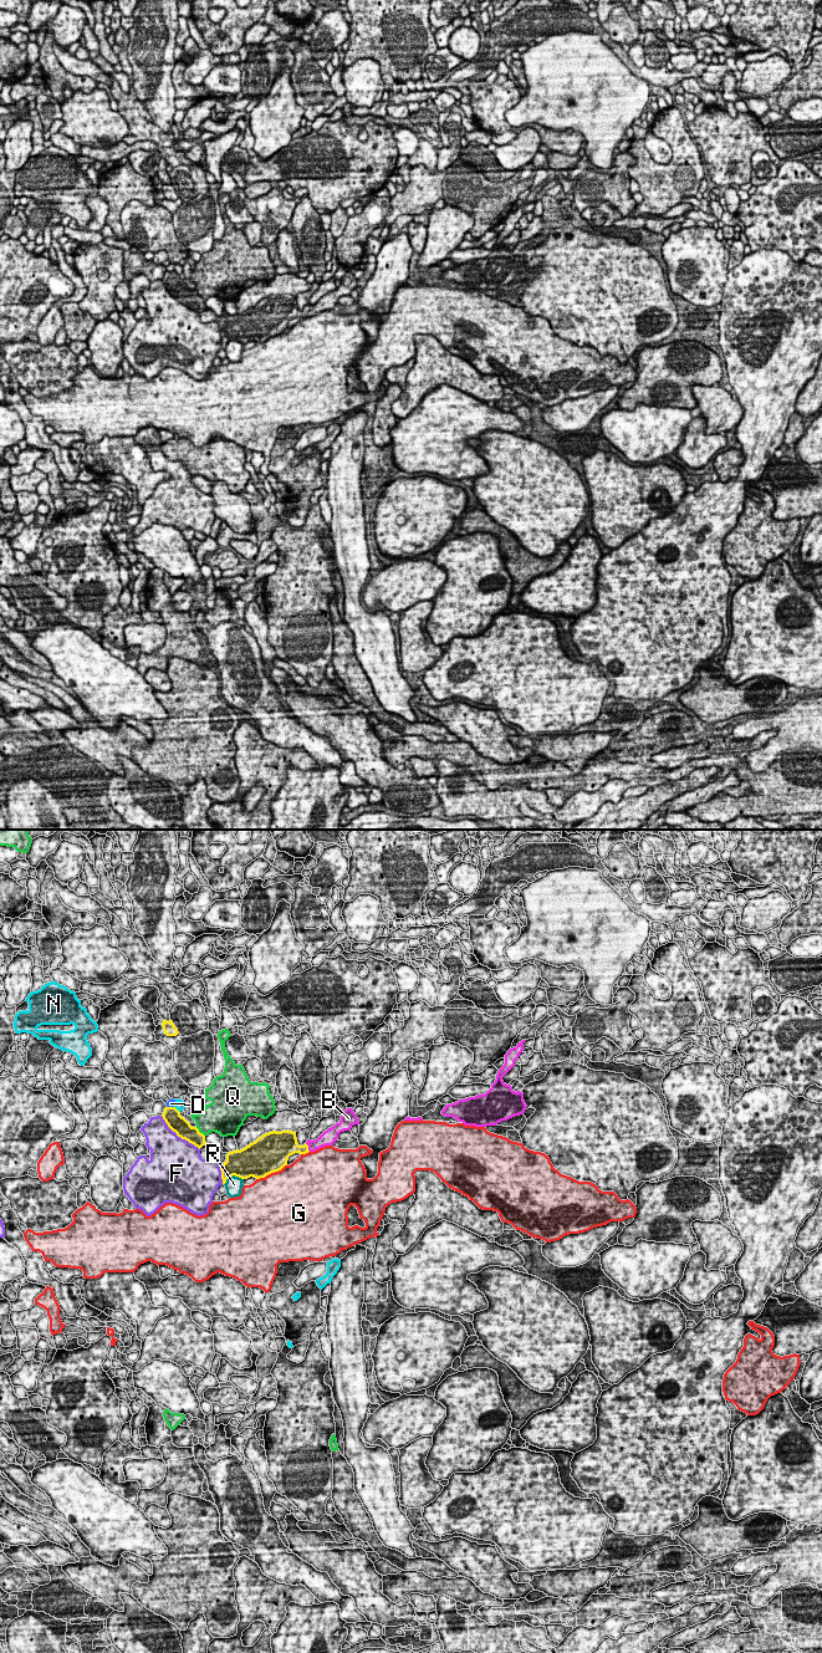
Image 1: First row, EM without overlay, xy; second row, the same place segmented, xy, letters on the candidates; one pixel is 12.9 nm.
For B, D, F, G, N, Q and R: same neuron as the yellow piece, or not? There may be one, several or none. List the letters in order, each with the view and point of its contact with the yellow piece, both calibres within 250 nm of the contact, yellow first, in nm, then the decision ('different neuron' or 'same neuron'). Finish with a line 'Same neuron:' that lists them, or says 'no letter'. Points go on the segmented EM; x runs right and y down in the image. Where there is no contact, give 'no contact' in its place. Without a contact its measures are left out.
B: contact xy (307, 1147); calibres 240 and 160 nm; same neuron
D: contact xy (170, 1107); calibres 220 and 100 nm; different neuron
F: contact xy (179, 1136); calibres 220 and 480 nm; different neuron
G: contact xy (271, 1172); calibres 500 and 480 nm; different neuron
N: contact xy (177, 1110); calibres 220 and 130 nm; different neuron
Q: contact xy (199, 1132); calibres 220 and 340 nm; different neuron
R: contact xy (231, 1176); calibres 380 and 220 nm; different neuron
Same neuron: B

